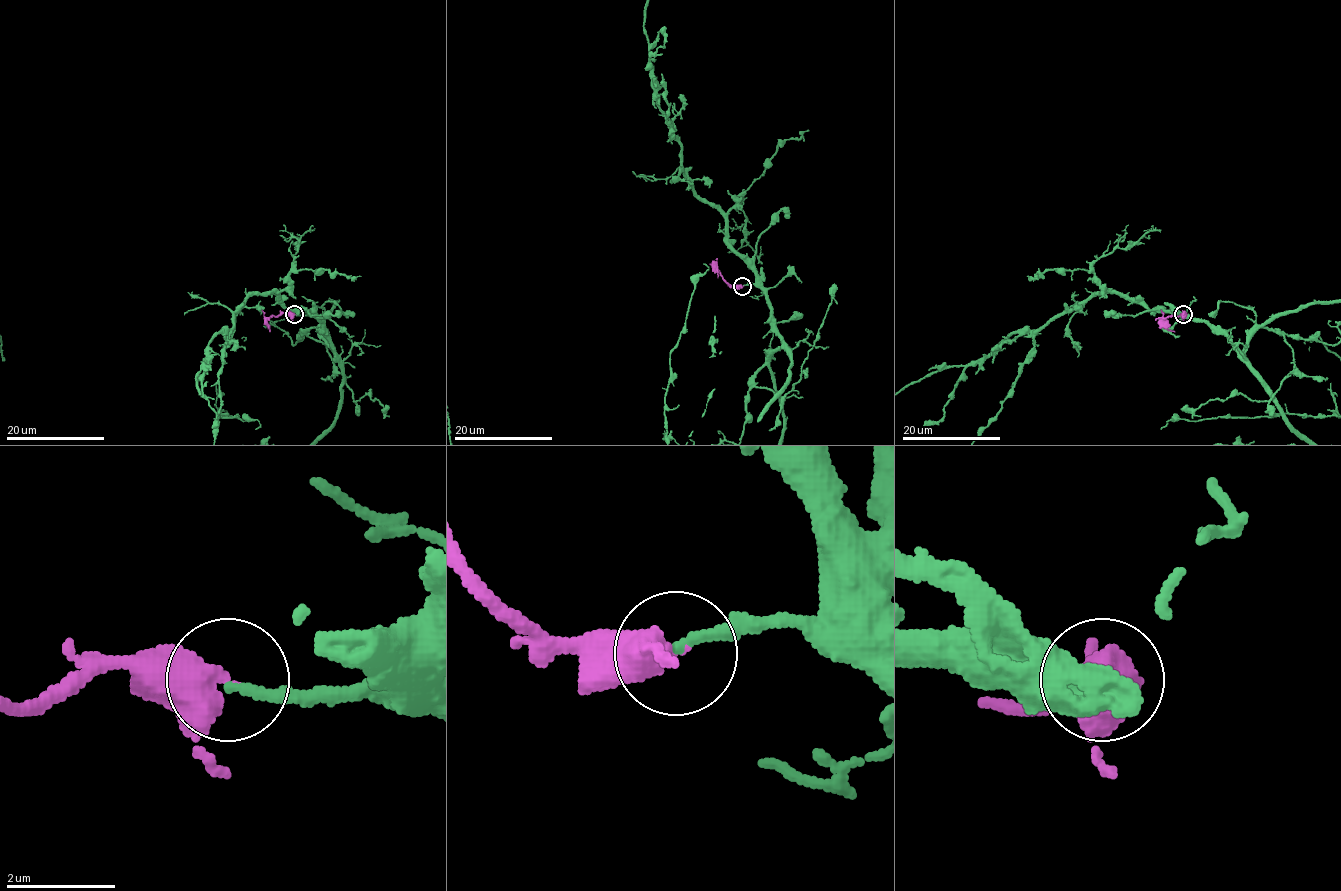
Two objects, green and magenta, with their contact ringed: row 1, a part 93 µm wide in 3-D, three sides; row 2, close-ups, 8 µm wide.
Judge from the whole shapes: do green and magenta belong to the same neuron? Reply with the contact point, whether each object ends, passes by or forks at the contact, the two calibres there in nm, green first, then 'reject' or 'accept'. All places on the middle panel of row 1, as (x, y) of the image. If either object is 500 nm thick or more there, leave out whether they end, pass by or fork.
(742, 286) | green ends | magenta passes by | 180/400 nm | accept

